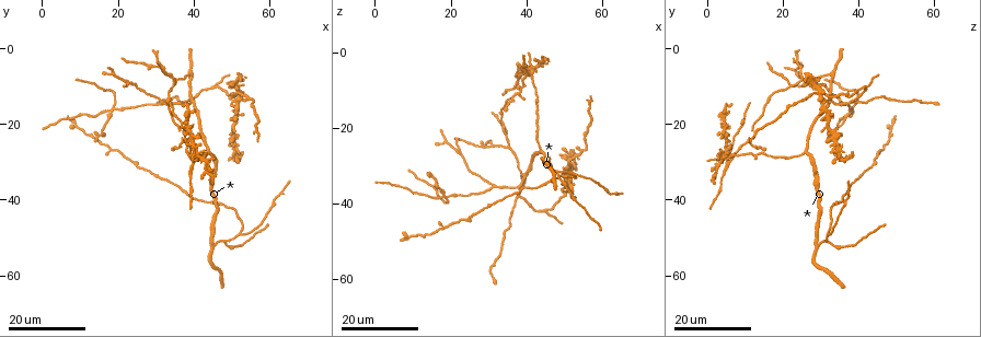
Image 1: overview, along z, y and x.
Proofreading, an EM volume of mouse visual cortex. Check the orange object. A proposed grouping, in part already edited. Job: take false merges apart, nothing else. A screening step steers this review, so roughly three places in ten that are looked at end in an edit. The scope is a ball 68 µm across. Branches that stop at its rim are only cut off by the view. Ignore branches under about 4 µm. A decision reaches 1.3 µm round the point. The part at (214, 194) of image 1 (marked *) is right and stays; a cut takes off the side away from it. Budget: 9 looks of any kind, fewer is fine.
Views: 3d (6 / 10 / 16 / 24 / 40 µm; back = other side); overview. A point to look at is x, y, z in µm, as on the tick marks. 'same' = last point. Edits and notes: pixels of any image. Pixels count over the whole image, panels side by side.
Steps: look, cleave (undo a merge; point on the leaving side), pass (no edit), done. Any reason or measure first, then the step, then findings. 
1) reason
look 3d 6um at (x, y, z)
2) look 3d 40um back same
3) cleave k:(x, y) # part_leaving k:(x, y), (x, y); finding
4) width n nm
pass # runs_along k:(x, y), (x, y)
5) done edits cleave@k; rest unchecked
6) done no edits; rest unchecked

branch point
look 3d 16um at (45.0, 10.5, 42.0)

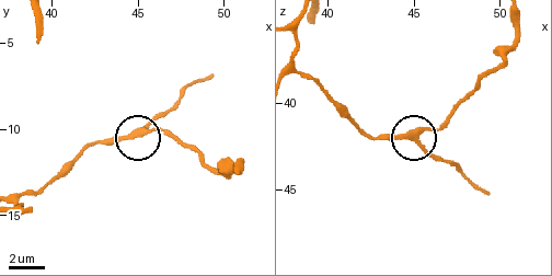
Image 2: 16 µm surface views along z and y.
look 3d 10um at (45.0, 10.1, 42.1)

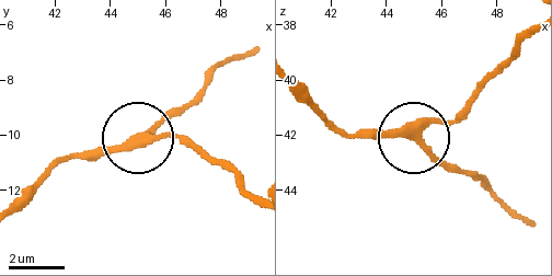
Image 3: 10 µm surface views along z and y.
side_arm 7 um
pass # runs_along 3:(295, 89), (352, 136), (422, 140), (469, 177); all the same cell

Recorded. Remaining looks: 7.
look 3d 24um at (17.5, 17.0, 37.5)

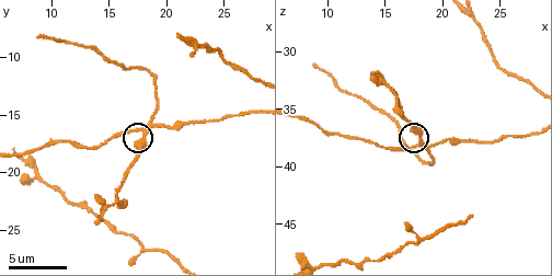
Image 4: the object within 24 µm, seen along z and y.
look 3d 6um at (18.2, 16.4, 38.0)

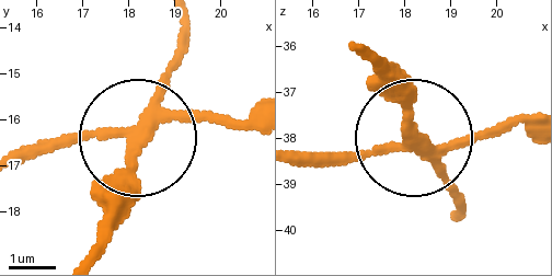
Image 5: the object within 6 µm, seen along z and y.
arms 3
cleave 5:(127, 175) # two cells meet here

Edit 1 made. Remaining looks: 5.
redraw
look overview

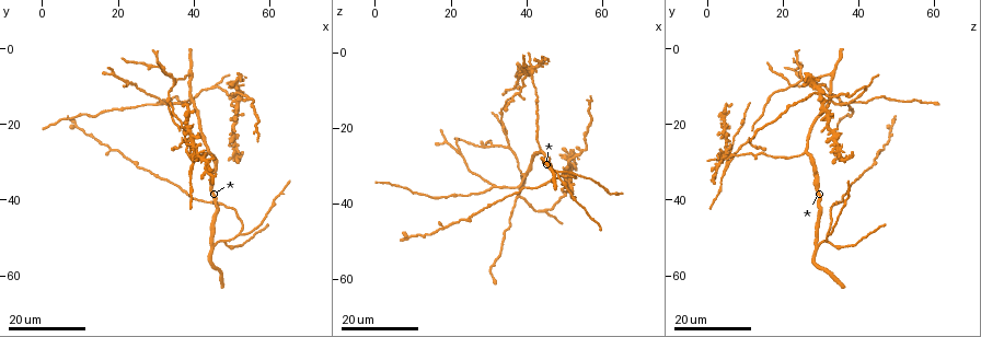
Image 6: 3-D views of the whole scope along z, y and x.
a fork
look 3d 16um at (31.5, 14.5, 35.5)

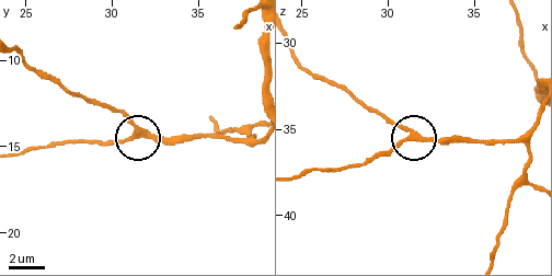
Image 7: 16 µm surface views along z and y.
zoom in
look 3d 10um at (31.3, 14.2, 35.3)

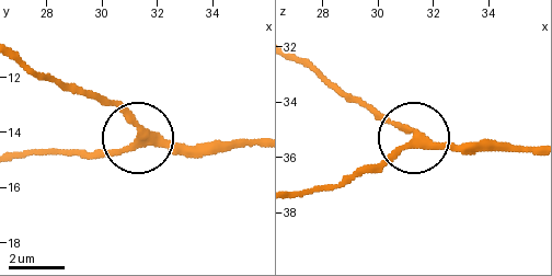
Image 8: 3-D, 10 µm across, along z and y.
width 280 nm
pass # runs_along 8:(255, 144), (164, 148), (142, 139), (95, 94); one cell here

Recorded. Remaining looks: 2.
look 3d 24um at (39.0, 7.0, 32.5)

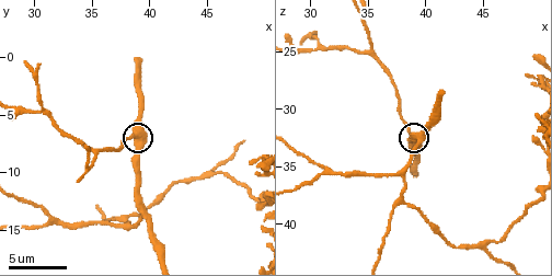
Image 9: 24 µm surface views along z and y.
look 3d 10um same

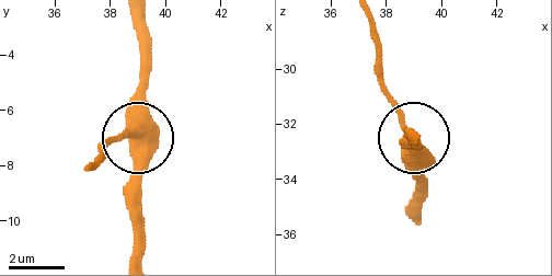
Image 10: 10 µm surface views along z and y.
side_arm 7 um
pass # runs_along 10:(142, 255), (142, 149), (135, 133), (140, 88); continuous, no second cell

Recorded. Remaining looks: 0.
done edits cleave@5; rest unchecked

